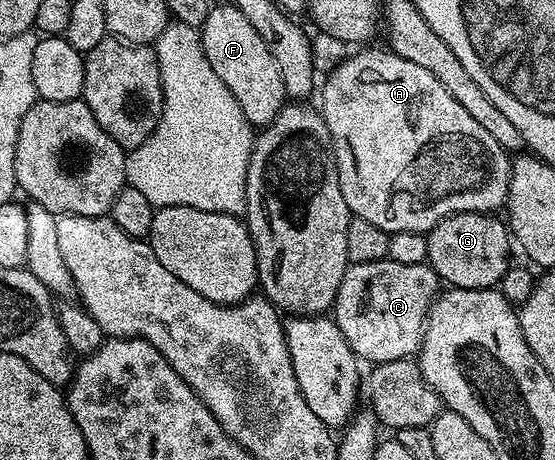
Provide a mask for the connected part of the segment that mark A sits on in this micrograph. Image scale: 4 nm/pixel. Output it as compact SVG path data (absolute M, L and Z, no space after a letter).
M363 48L360 54L355 54L352 58L347 58L331 75L327 78L327 83L322 83L321 94L323 90L323 106L321 105L321 113L325 124L329 128L329 136L335 145L335 162L339 166L339 183L341 184L341 196L345 196L345 204L351 209L354 217L361 220L369 220L369 224L377 224L377 228L381 228L387 234L393 235L397 232L417 232L418 234L427 234L441 220L451 218L454 214L495 214L502 211L507 205L507 193L509 192L509 180L511 179L511 163L512 155L508 151L501 148L501 144L497 144L497 140L493 140L493 136L489 136L489 132L485 132L485 128L481 128L481 124L477 124L477 120L473 120L473 116L469 116L469 112L465 112L465 108L461 108L461 104L457 104L457 100L453 100L453 96L449 96L449 92L445 92L445 87L441 84L441 80L437 80L437 76L433 76L433 72L429 72L429 68L420 68L417 64L413 64L413 60L405 60L399 54L391 53L390 49L383 50L367 50L371 48Z

